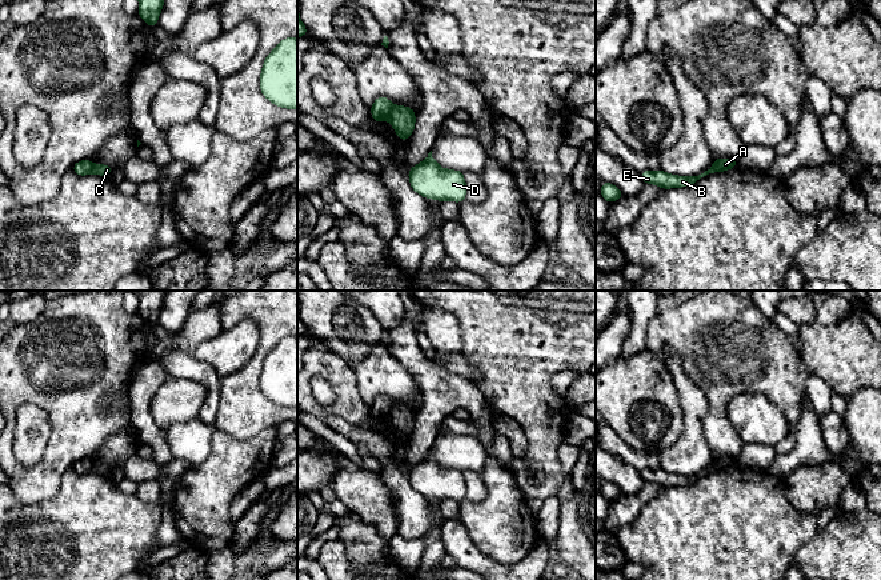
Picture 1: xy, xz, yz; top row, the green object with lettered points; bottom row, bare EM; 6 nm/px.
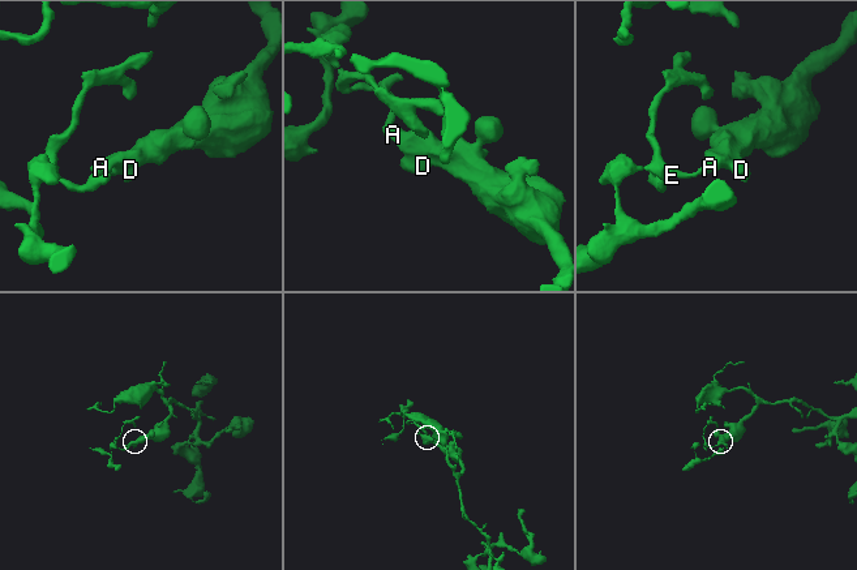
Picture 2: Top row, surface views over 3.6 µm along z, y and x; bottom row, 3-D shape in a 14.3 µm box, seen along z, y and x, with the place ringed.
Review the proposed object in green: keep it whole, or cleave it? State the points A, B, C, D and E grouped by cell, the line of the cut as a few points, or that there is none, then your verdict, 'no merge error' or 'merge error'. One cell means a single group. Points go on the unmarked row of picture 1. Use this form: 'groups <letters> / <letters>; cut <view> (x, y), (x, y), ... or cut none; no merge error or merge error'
groups A C D / B E; cut xz (392, 404), (387, 418); merge error

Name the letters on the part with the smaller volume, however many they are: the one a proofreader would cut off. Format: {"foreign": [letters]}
{"foreign": ["B", "E"]}

